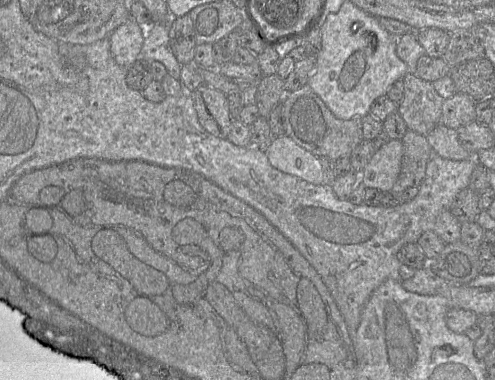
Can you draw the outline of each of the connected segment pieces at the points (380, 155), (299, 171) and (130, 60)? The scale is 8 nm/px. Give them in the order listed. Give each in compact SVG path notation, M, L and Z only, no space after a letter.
M389 140L376 150L359 174L358 181L367 188L389 193L401 171L403 146L401 140Z
M286 135L275 137L266 155L270 164L277 170L312 184L325 183L320 159Z
M129 18L111 32L109 41L115 61L123 67L129 67L141 56L143 27Z

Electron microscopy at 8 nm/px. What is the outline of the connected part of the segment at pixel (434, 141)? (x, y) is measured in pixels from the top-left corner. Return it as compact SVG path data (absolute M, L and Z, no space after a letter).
M441 123L426 135L426 139L432 150L442 158L454 161L474 158L474 155L460 144L457 130L448 128Z

